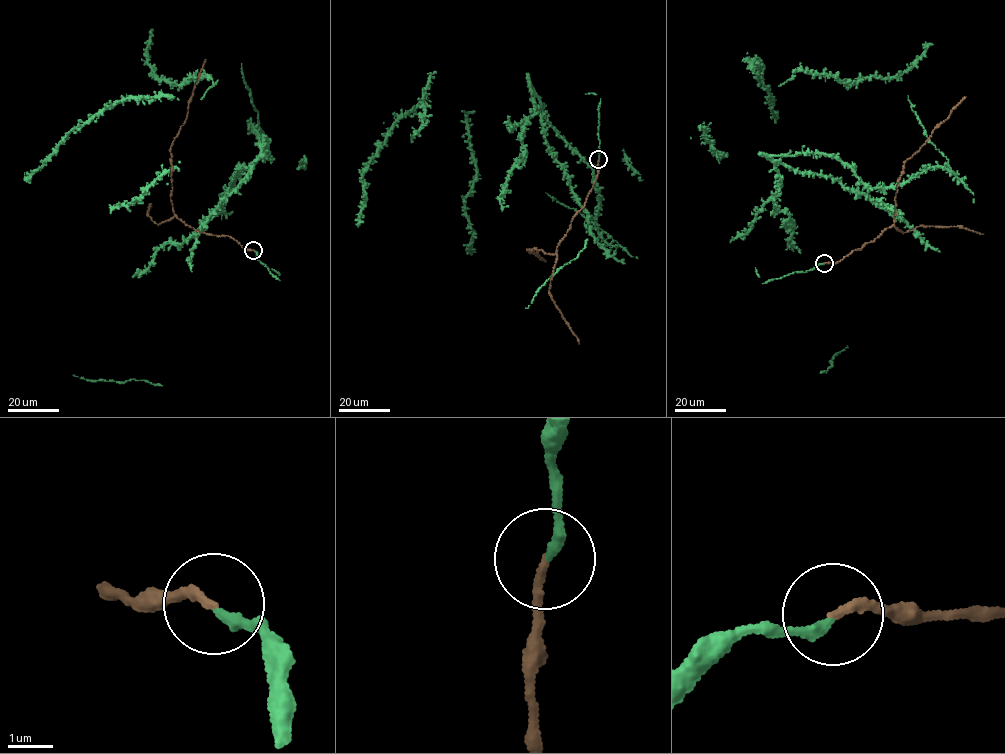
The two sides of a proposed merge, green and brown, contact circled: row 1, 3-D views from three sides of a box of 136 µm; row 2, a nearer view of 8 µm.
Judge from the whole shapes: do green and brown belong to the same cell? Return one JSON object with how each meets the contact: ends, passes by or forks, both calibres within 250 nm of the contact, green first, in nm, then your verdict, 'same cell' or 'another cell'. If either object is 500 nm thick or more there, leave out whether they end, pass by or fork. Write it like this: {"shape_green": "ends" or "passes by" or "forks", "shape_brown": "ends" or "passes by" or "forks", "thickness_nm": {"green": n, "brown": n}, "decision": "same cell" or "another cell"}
{"shape_green": "ends", "shape_brown": "ends", "thickness_nm": {"green": 240, "brown": 180}, "decision": "same cell"}

